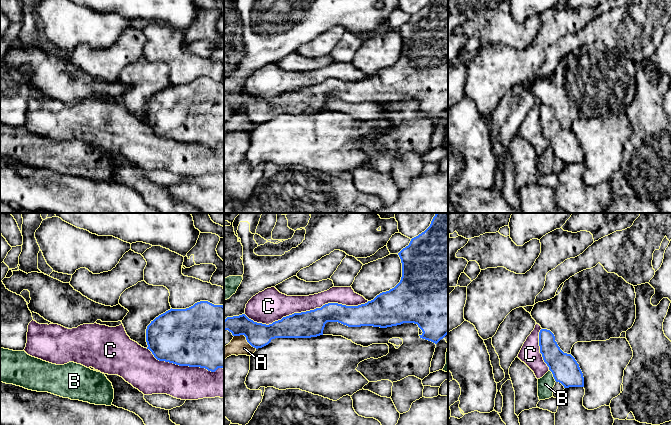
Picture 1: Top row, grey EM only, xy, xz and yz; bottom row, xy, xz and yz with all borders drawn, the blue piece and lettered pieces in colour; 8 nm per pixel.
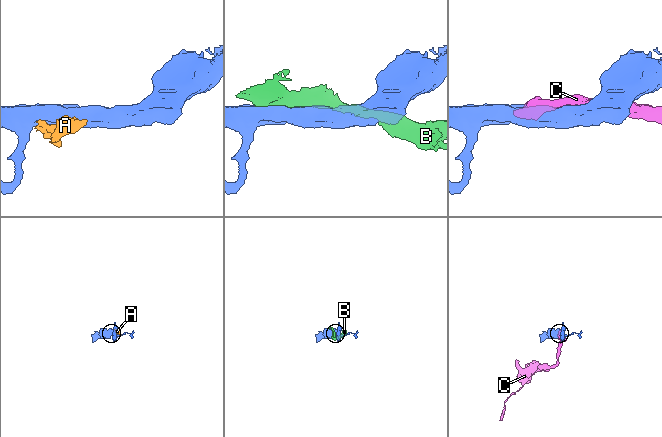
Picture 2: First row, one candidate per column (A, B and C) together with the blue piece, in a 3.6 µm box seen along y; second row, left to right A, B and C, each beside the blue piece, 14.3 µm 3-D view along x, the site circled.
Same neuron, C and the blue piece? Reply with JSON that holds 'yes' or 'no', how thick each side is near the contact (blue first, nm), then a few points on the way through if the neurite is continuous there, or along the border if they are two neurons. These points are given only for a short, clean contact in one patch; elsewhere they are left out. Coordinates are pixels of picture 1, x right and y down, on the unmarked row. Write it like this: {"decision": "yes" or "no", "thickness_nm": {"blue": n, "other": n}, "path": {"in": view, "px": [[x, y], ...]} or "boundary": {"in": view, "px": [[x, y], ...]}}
{"decision": "no", "thickness_nm": {"blue": 220, "other": 220}}

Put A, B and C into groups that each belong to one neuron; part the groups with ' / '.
A C / B

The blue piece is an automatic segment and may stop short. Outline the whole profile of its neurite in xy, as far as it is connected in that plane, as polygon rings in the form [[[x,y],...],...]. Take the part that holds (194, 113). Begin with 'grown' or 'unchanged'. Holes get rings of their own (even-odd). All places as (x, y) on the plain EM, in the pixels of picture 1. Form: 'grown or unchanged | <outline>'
unchanged | [[[200,77],[195,79],[193,82],[186,85],[170,85],[165,89],[156,93],[151,99],[147,102],[146,105],[146,118],[147,125],[149,125],[154,133],[159,137],[165,137],[173,139],[179,142],[189,142],[189,143],[200,143],[205,144],[208,147],[215,148],[218,144],[224,145],[224,82],[223,81],[214,81],[208,77]]]

